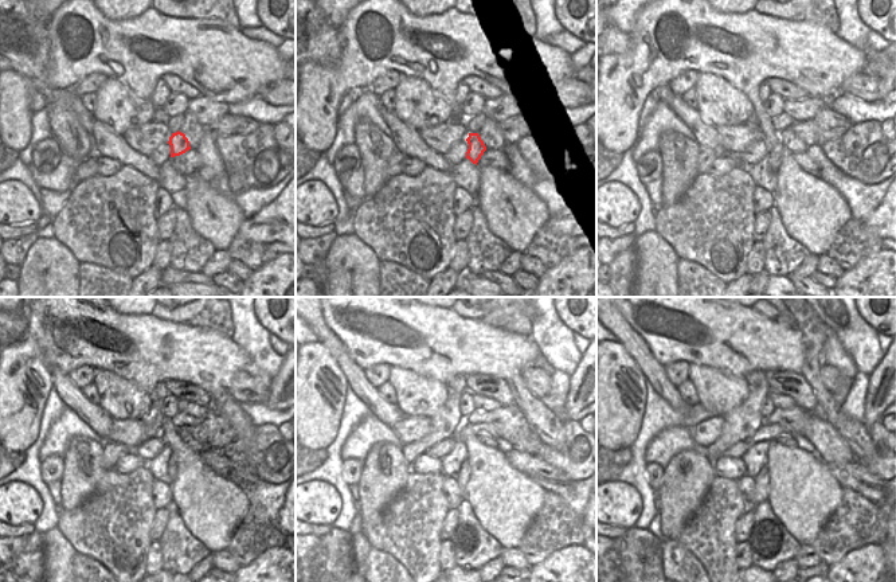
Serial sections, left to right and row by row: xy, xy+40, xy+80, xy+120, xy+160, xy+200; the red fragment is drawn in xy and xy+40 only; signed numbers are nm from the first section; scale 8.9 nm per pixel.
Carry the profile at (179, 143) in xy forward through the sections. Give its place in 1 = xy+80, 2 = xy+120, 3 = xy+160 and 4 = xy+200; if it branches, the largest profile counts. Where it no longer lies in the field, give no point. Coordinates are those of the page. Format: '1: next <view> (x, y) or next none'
1: next xy+80 (774, 156)
2: next xy+120 (171, 468)
3: next xy+160 (462, 477)
4: next xy+200 (760, 492)

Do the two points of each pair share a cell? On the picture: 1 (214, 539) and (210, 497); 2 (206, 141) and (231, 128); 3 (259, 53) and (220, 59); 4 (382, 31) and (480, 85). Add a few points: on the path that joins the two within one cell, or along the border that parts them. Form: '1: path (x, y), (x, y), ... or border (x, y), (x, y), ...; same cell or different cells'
1: path (214, 528), (211, 508); same cell
2: border (206, 127), (215, 136); different cells
3: path (250, 59), (230, 59); same cell
4: border (462, 79), (468, 75), (477, 75), (496, 88); different cells

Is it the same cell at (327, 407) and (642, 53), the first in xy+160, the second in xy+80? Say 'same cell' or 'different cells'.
same cell

